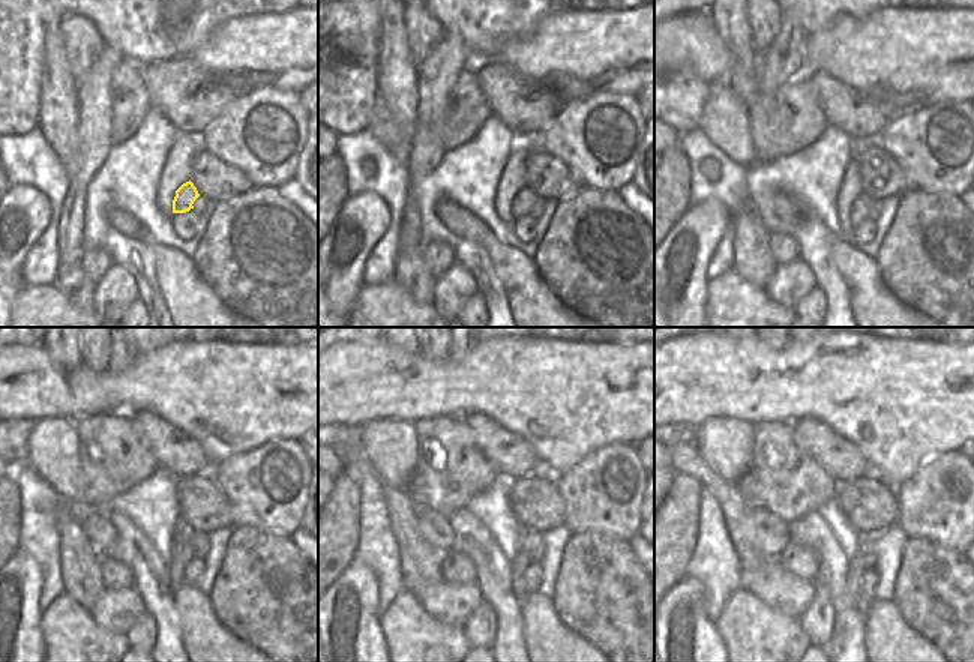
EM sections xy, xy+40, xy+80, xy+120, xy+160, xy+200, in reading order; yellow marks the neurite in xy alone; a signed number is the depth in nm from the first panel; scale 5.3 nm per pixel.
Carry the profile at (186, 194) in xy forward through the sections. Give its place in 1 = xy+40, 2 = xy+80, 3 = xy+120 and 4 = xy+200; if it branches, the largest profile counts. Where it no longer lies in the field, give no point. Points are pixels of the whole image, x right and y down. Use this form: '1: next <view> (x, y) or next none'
1: next xy+40 (521, 204)
2: next xy+80 (860, 207)
3: next xy+120 (177, 566)
4: next xy+200 (854, 566)

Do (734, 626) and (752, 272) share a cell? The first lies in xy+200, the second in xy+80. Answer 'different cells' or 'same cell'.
different cells

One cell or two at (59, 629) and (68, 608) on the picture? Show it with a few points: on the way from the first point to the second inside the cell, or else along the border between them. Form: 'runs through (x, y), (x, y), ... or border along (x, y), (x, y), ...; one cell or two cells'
runs through (63, 625), (65, 613); one cell

